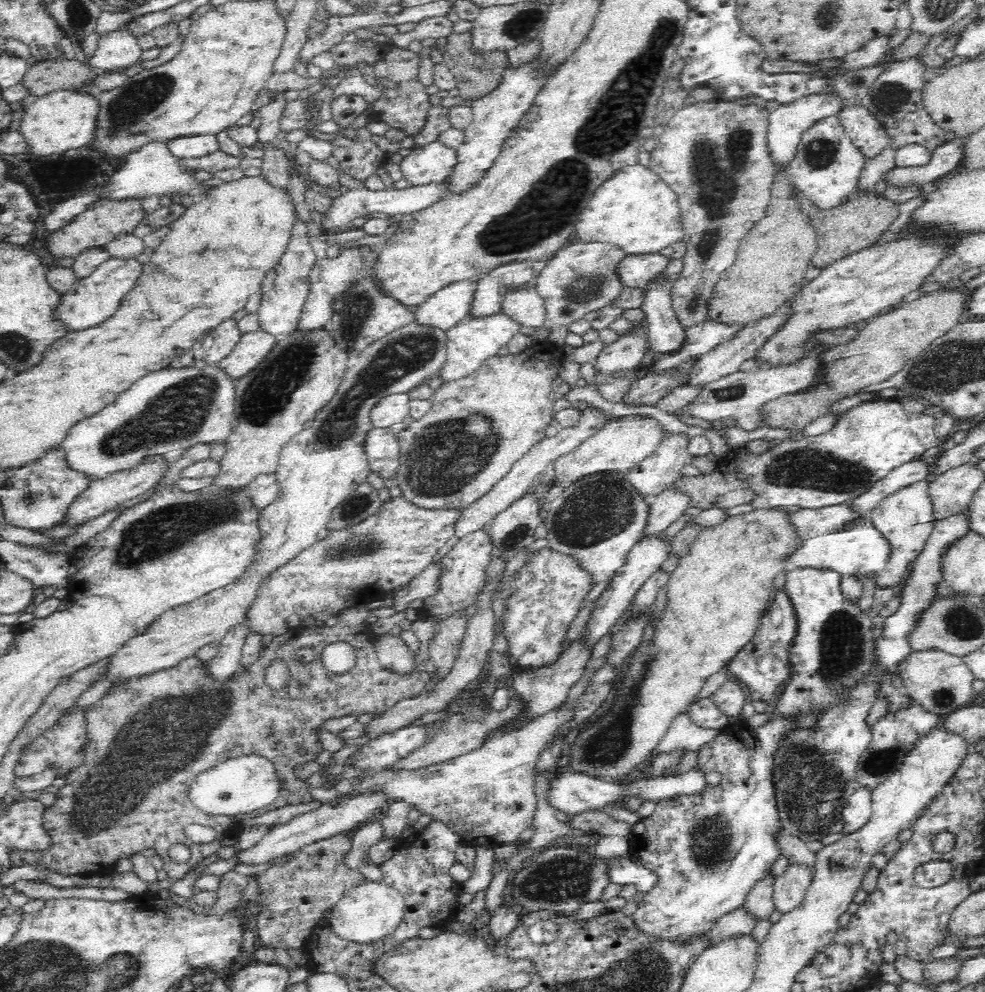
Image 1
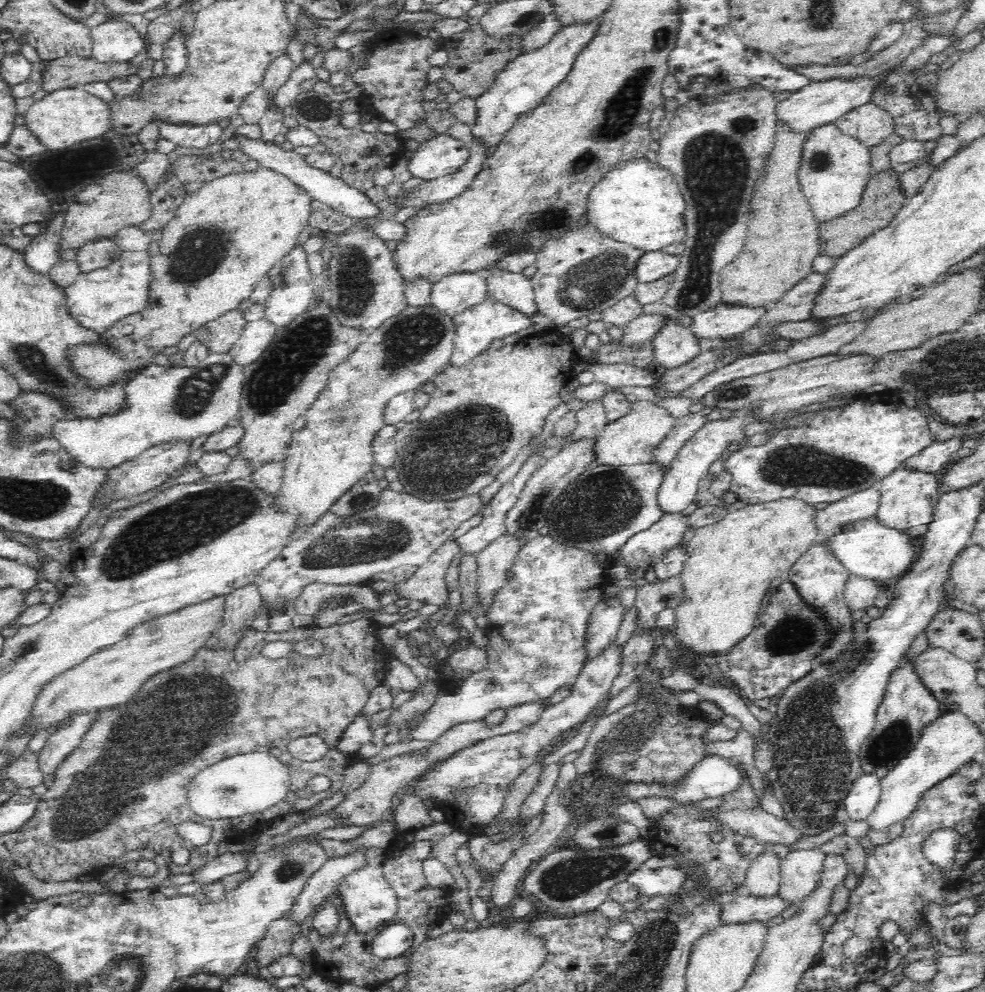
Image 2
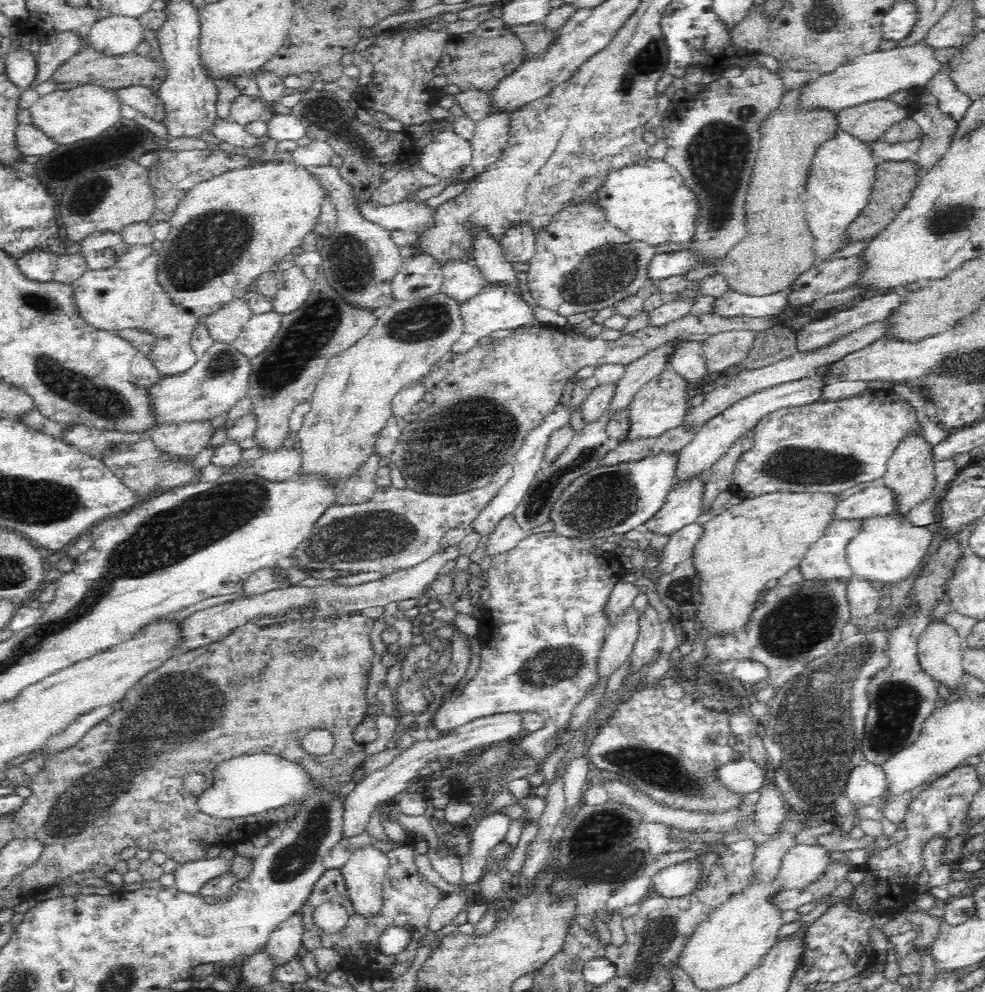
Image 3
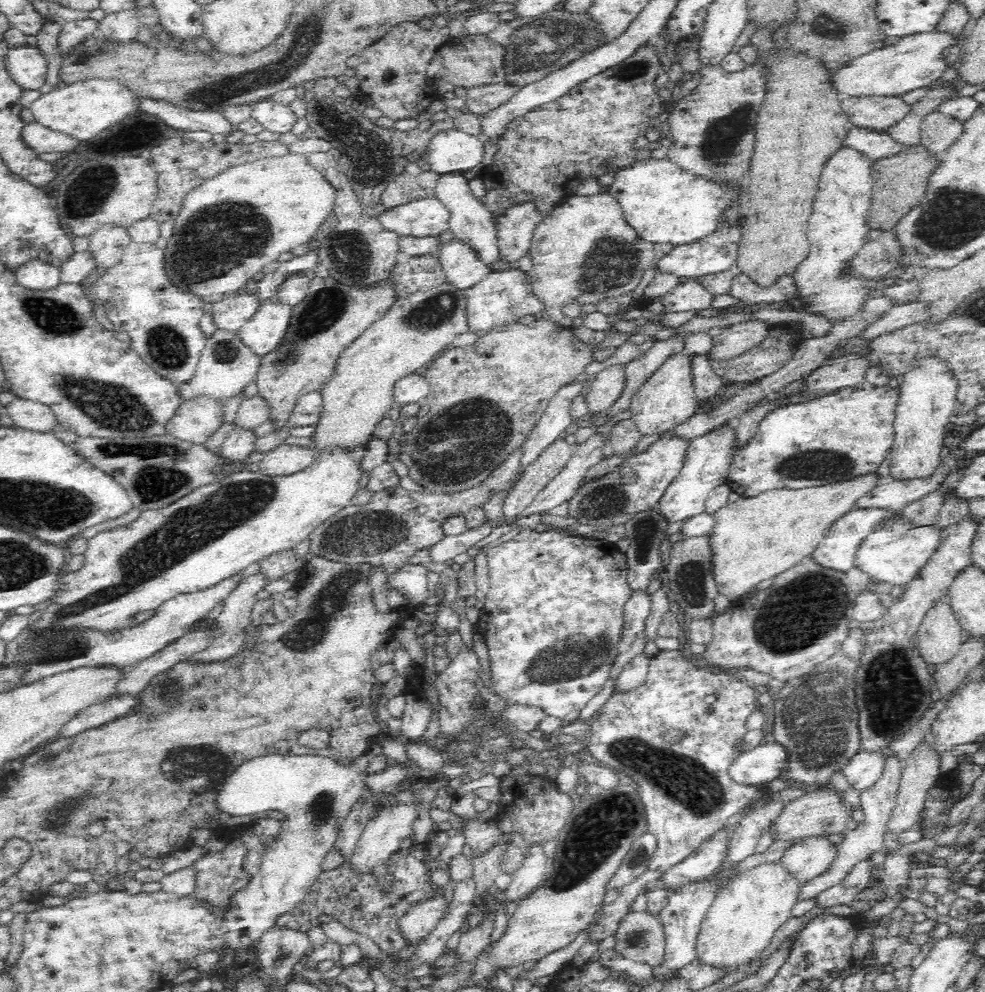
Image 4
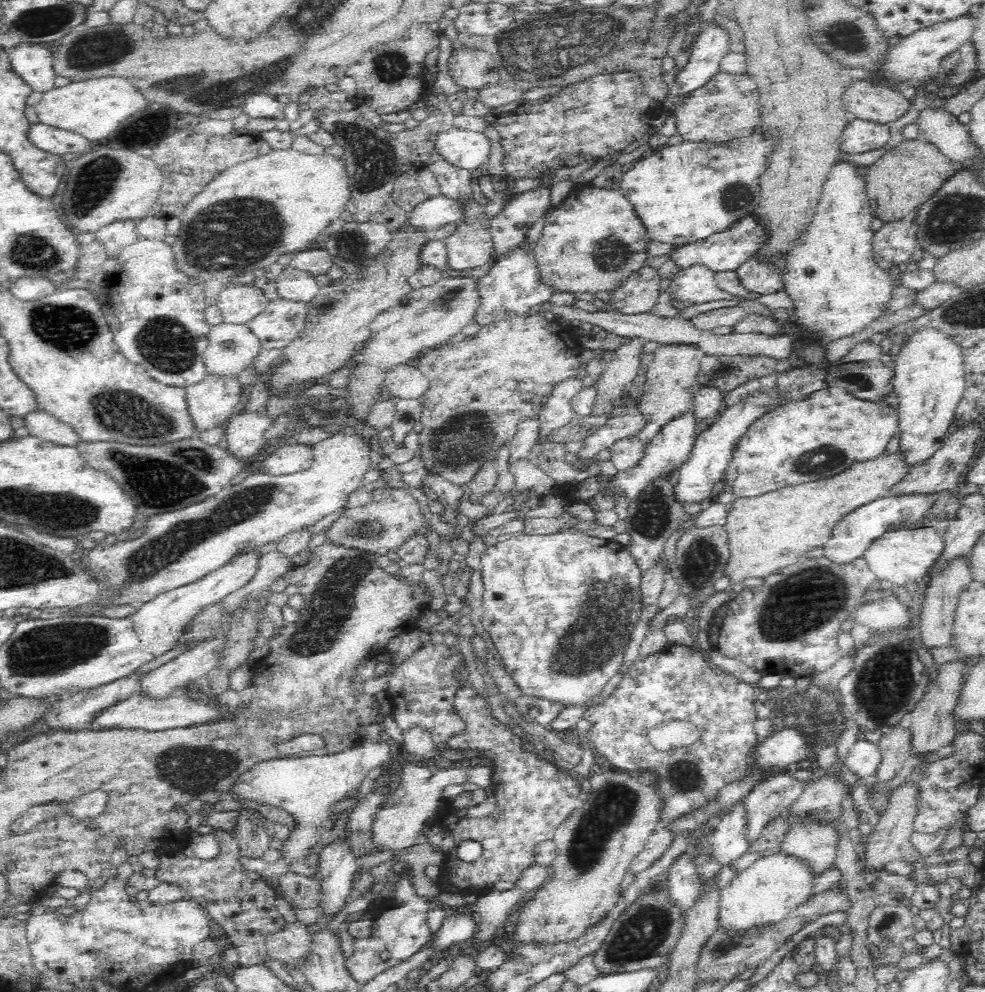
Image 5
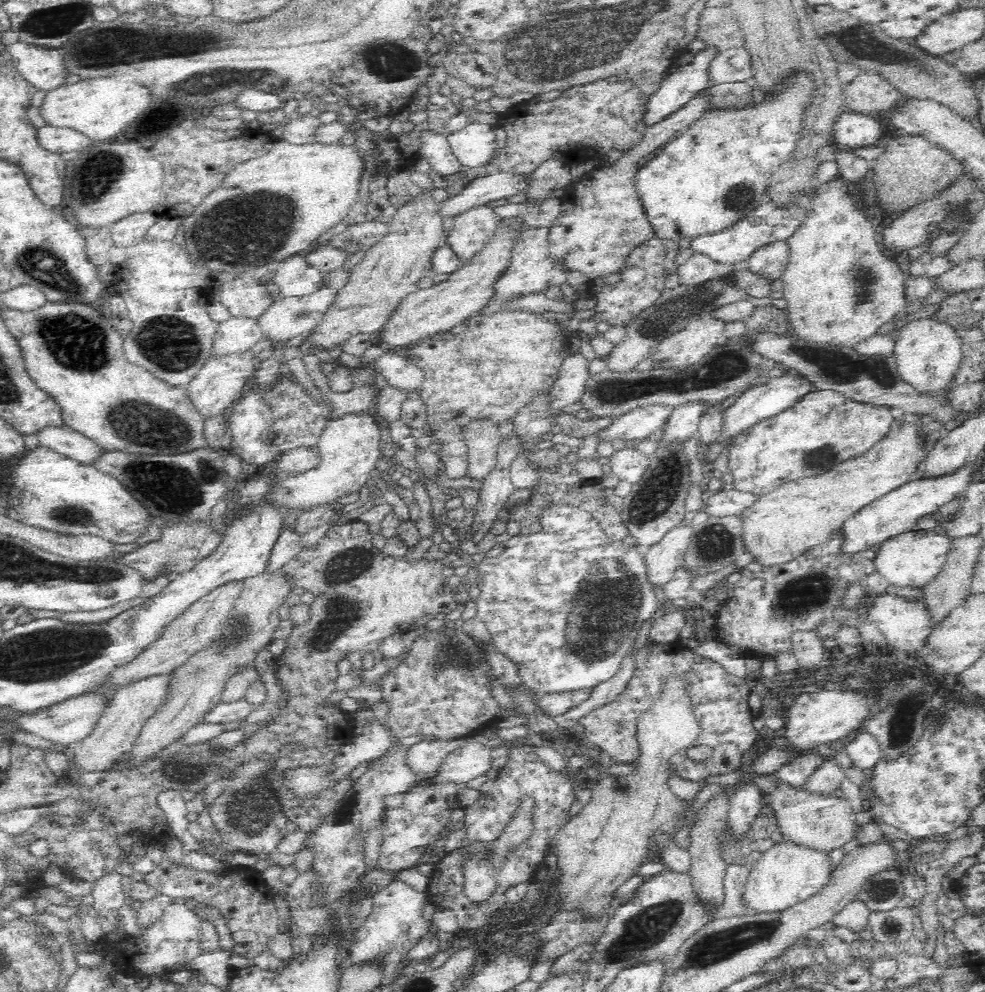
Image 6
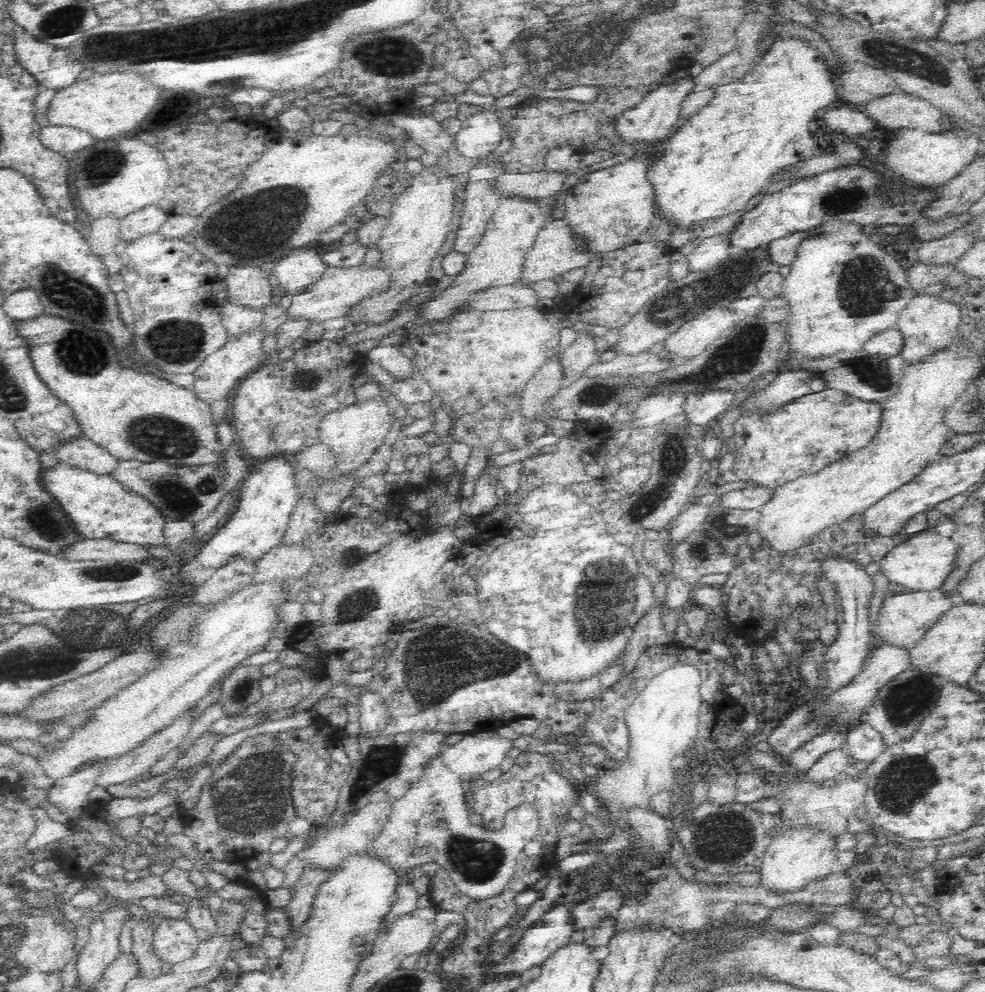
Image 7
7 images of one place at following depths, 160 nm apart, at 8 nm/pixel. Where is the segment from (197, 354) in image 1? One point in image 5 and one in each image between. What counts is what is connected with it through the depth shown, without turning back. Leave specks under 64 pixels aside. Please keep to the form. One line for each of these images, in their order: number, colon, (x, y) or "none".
2: (219, 335)
3: (225, 326)
4: (233, 311)
5: (239, 304)

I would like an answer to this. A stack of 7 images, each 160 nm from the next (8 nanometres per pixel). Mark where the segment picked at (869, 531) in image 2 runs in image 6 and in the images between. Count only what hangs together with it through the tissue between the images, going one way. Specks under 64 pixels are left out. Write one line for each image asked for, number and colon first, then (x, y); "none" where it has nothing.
3: (889, 549)
4: (897, 552)
5: (904, 556)
6: (912, 559)

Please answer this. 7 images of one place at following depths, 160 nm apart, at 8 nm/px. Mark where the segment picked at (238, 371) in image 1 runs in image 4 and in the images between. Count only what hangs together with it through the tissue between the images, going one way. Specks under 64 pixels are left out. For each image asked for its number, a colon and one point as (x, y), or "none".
2: (257, 335)
3: (261, 329)
4: (264, 333)

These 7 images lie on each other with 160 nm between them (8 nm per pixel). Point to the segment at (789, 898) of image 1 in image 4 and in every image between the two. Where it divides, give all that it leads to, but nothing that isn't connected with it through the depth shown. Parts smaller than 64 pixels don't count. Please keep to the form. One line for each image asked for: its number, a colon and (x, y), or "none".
2: (801, 870)
3: (803, 863)
4: (807, 859)

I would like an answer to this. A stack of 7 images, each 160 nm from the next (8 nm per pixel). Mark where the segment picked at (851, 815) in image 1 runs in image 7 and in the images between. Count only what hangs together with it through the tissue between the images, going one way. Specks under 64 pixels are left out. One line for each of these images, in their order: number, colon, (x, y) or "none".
2: (865, 793)
3: (866, 782)
4: (862, 770)
5: (864, 757)
6: (864, 750)
7: (864, 743)

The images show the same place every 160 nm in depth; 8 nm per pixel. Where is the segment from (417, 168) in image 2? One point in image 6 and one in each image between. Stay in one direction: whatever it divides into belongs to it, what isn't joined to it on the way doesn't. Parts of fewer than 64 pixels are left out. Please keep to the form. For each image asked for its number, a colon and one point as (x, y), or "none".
3: (448, 153)
4: (453, 150)
5: (467, 149)
6: (473, 145)

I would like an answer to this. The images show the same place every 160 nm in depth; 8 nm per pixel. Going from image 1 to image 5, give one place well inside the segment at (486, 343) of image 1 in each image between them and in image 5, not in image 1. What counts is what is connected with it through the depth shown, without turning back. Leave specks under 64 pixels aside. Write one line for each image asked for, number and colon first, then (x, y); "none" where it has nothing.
2: (477, 327)
3: (497, 307)
4: (501, 298)
5: (513, 285)

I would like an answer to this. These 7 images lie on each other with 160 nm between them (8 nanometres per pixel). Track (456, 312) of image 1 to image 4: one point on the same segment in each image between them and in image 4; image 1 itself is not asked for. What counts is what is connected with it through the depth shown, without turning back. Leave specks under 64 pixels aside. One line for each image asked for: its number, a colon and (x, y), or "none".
2: (455, 292)
3: (462, 280)
4: (461, 262)

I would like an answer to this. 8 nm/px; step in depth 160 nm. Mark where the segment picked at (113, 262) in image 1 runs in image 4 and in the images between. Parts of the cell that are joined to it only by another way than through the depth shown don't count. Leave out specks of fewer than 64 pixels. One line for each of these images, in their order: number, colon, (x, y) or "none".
2: (99, 300)
3: (127, 295)
4: (163, 322)

